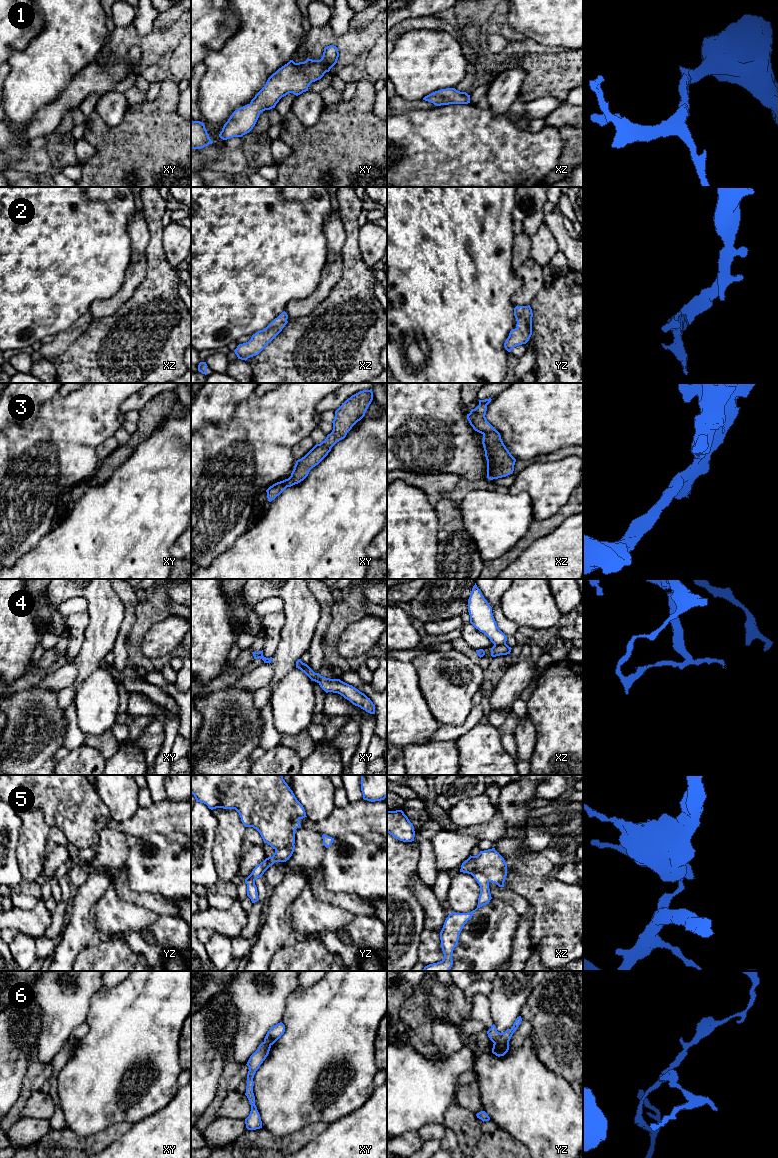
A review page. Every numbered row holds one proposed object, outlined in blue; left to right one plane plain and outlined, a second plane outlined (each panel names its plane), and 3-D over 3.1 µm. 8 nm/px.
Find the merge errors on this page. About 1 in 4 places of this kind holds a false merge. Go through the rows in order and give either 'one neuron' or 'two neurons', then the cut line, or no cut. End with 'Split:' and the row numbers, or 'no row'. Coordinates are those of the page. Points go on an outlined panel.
1: one neuron; no cut
2: one neuron; no cut
3: one neuron; no cut
4: two neurons; cut in xz along (505, 643), (494, 645)
5: two neurons; cut in xz along (473, 871), (479, 871), (490, 881)
6: two neurons; cut in yz along (494, 1042), (508, 1044)
Split: 4, 5, 6

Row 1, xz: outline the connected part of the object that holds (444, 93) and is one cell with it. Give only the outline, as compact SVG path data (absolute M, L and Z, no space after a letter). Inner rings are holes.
M446 88L425 96L423 100L431 102L436 106L468 104L470 103L470 95L468 95L466 92L457 91L455 88Z

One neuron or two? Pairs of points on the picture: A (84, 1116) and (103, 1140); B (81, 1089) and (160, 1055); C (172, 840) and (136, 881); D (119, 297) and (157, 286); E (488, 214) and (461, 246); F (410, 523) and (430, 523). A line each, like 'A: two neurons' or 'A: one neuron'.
A: two neurons
B: one neuron
C: one neuron
D: two neurons
E: one neuron
F: one neuron

